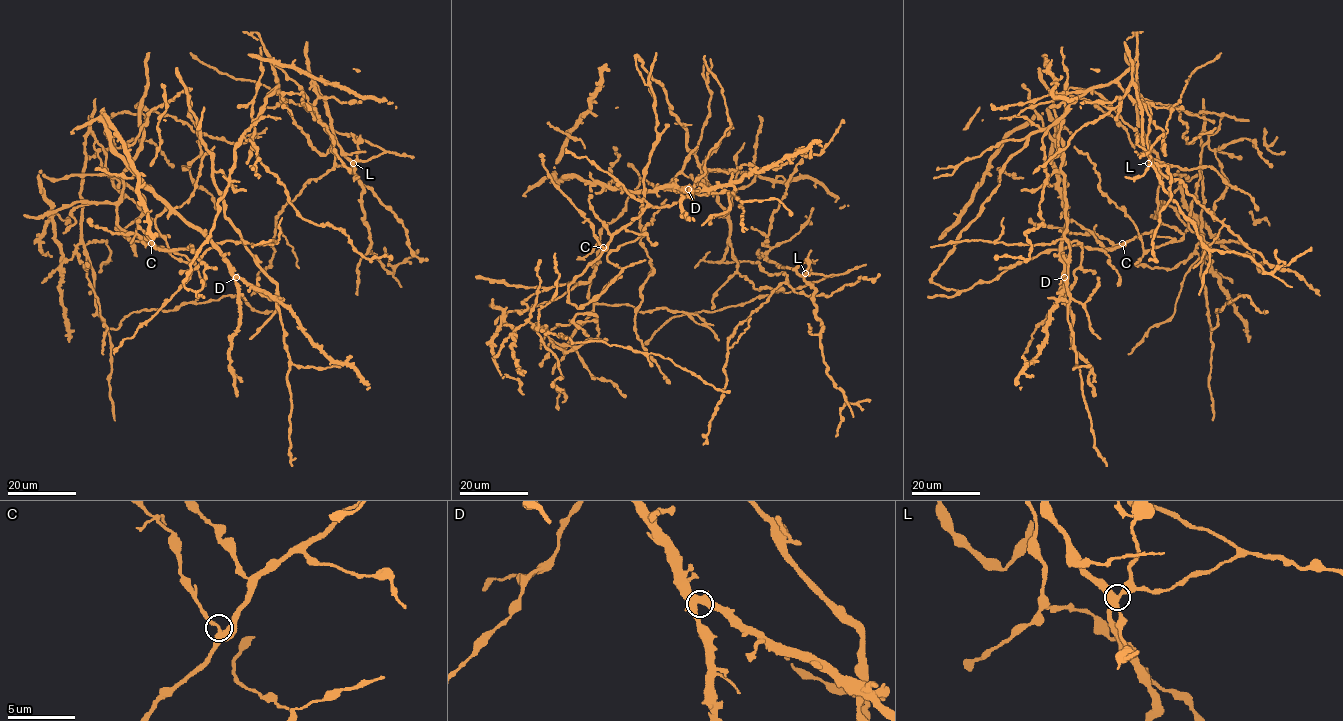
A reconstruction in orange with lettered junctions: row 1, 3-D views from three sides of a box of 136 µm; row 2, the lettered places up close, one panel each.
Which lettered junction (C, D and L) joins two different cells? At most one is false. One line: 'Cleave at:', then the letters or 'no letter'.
Cleave at: L

